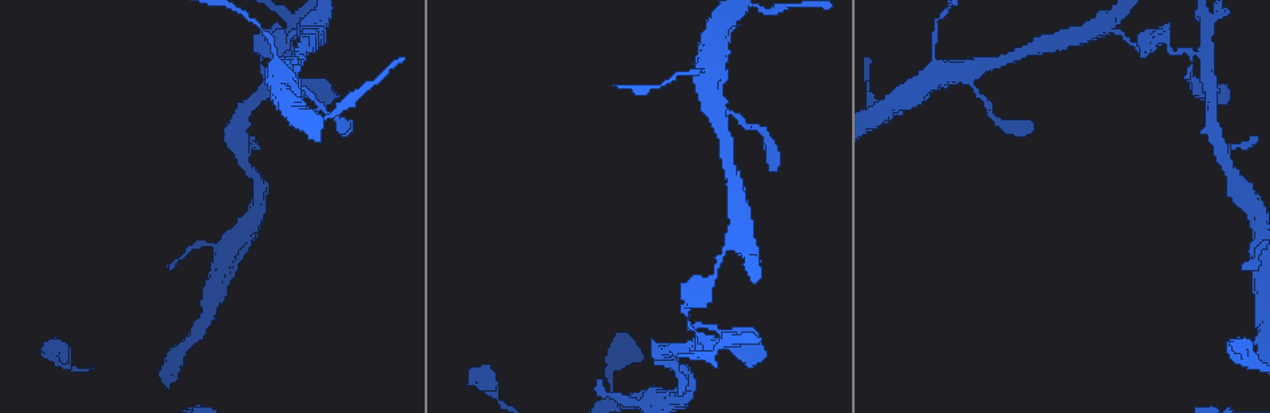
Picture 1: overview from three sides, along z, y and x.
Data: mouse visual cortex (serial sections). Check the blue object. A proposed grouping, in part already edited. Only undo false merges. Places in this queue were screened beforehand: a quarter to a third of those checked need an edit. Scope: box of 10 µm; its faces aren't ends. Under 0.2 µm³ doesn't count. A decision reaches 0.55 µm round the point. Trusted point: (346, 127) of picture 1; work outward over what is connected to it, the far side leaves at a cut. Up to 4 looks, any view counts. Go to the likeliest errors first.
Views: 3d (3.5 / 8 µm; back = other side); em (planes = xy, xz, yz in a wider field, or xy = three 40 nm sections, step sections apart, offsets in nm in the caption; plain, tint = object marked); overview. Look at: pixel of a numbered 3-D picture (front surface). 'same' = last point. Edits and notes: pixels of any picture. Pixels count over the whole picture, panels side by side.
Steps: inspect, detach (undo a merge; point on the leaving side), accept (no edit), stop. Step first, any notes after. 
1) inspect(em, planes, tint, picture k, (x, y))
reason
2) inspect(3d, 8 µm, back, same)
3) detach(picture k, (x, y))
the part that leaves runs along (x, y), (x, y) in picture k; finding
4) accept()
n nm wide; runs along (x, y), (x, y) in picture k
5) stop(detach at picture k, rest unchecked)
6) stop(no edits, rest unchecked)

inspect(3d, 3.5 µm, picture 1, (689, 328))
four or more arms meet

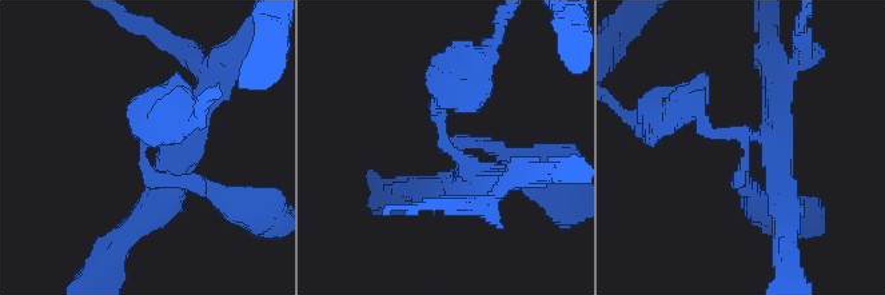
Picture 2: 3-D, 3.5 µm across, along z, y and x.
inspect(em, xy, step 5, tint, picture 2, (447, 147))

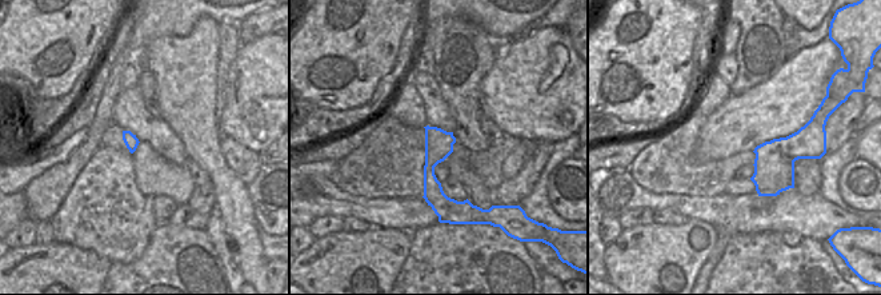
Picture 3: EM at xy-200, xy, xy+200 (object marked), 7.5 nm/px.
accept()
runs along (428, 130), (429, 180), (449, 215) in picture 3; continuous, no second cell

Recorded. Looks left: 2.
inspect(3d, 3.5 µm, picture 1, (271, 48))
calibre changes

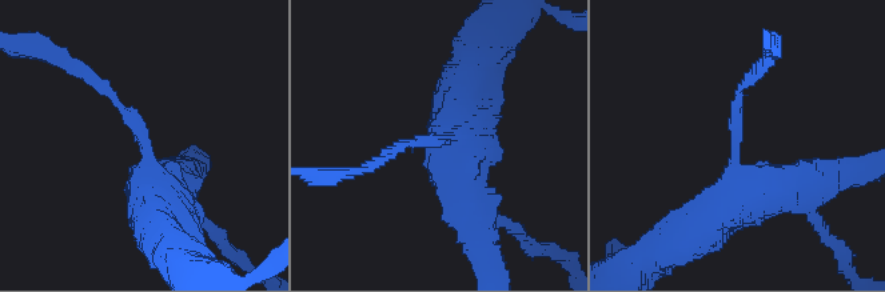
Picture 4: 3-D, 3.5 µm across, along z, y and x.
inspect(em, xy, step 1, tint, picture 4, (442, 141))
arms of 100, 600 nm; need the tissue

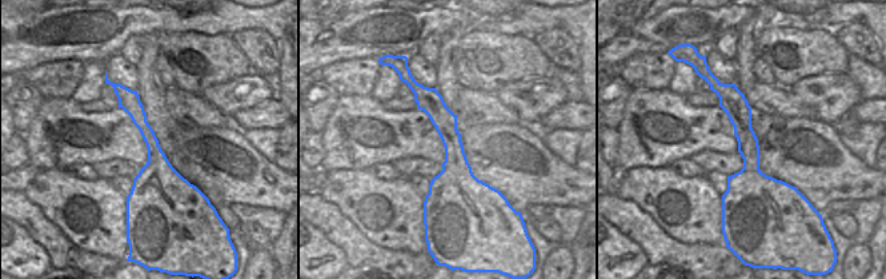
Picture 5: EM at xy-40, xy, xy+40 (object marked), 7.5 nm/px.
detach(picture 4, (391, 152))
220 nm wide; the part that leaves runs along (419, 144), (326, 178) in picture 4; two cells meet here

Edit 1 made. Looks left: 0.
stop(detach at picture 4, rest unchecked)

